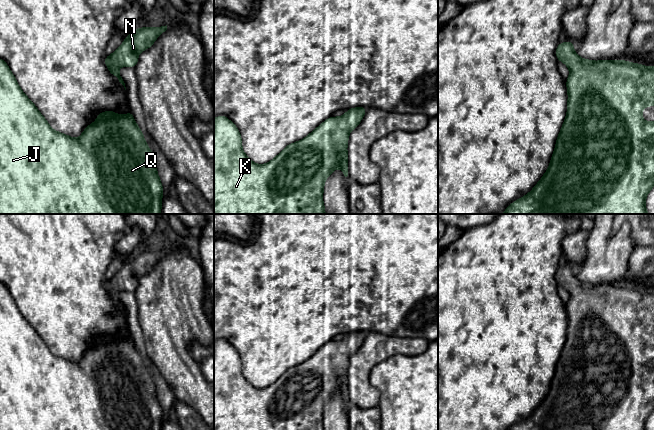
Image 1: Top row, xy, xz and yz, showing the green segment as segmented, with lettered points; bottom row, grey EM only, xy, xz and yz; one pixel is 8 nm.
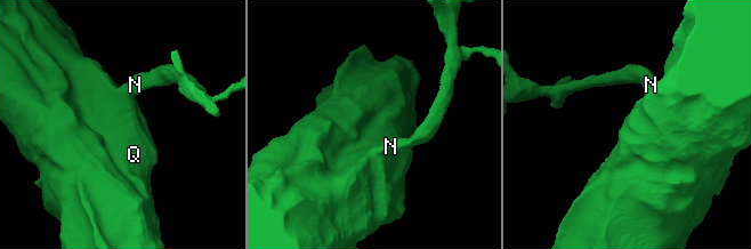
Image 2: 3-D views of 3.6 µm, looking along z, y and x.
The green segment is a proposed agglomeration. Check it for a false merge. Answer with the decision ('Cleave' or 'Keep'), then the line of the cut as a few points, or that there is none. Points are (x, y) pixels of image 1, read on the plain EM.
Keep. No split

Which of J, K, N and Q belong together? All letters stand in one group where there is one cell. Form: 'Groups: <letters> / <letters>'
Groups: J K N Q

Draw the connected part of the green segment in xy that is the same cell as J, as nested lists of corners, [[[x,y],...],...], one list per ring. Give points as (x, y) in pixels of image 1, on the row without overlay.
[[[0,282],[0,430],[162,430],[163,411],[157,397],[156,386],[151,373],[148,371],[143,357],[134,344],[133,337],[130,335],[126,339],[118,339],[114,335],[104,335],[99,337],[97,344],[88,349],[78,363],[53,354],[47,344],[43,341],[33,326],[25,319],[19,311],[13,297],[7,287]]]

